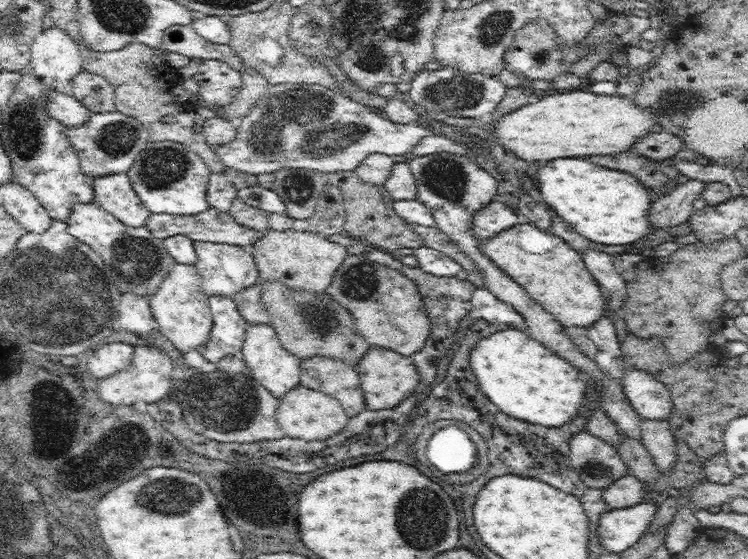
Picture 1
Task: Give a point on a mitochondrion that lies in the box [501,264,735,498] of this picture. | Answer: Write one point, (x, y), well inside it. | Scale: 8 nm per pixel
(597, 468)

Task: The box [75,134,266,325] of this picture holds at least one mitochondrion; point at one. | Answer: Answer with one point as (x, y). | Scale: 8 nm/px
(138, 262)

